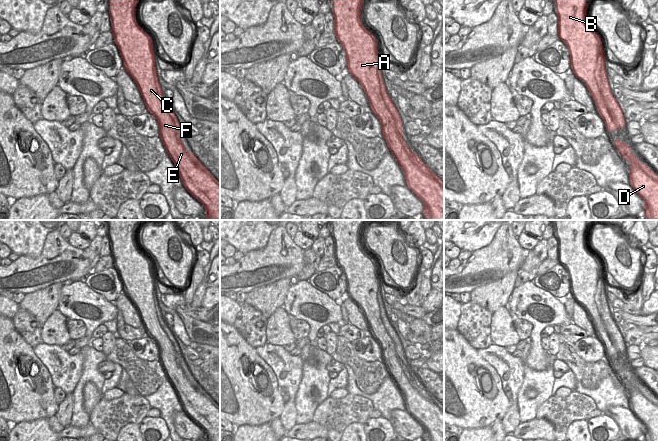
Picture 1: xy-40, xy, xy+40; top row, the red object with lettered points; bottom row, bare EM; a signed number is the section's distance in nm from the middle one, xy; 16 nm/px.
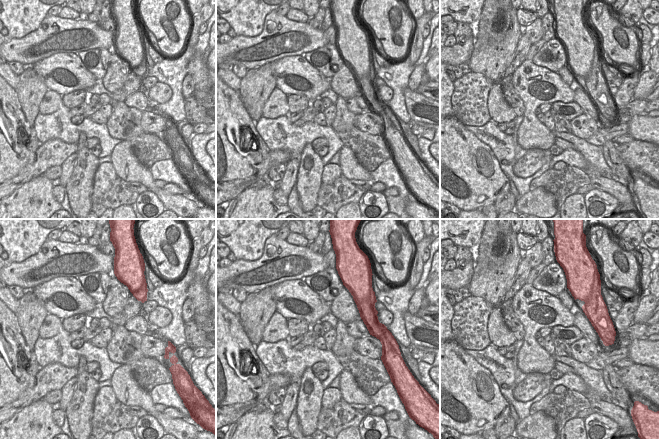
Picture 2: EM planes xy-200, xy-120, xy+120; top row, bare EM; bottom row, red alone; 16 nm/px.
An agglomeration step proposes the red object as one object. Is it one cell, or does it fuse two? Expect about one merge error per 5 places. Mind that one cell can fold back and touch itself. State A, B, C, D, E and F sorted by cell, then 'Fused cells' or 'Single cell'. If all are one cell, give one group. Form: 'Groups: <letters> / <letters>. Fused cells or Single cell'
Groups: A B C D E F. Single cell.

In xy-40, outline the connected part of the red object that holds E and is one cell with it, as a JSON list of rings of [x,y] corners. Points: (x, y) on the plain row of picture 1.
[[[106,220],[106,222],[109,225],[111,256],[122,281],[124,293],[138,310],[147,334],[157,344],[159,360],[178,395],[184,412],[204,430],[206,441],[220,441],[220,406],[193,377],[187,375],[180,363],[179,346],[158,305],[153,265],[136,245],[138,220]]]

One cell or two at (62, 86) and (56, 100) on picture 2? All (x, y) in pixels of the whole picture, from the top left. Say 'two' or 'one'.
two

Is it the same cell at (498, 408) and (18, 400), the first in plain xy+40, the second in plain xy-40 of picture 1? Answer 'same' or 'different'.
same

